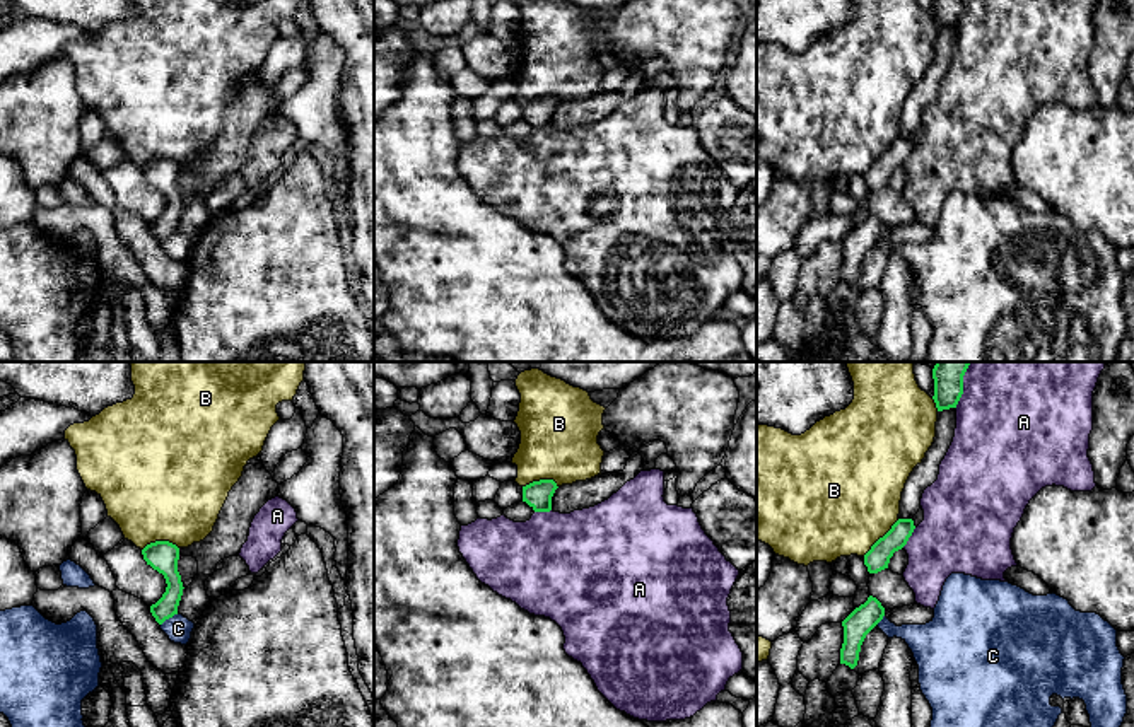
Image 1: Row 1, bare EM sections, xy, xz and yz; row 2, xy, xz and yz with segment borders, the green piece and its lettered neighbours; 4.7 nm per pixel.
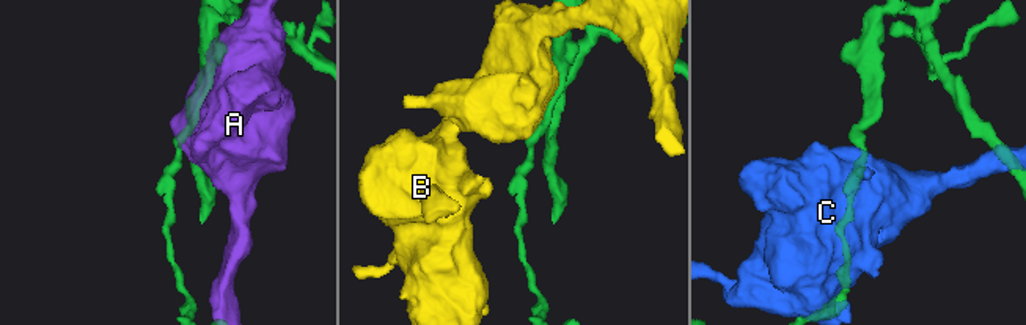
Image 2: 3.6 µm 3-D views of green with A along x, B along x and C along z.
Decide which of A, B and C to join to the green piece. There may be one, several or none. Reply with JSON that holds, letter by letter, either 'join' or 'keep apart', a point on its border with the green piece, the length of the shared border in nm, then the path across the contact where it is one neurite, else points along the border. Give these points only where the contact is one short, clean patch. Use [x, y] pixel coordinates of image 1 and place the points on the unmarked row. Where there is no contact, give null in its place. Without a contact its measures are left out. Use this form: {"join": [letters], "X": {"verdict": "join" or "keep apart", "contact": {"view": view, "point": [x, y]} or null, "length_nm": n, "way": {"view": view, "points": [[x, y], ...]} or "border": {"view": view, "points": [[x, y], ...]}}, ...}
{"join": [], "A": {"verdict": "keep apart", "contact": {"view": "yz", "point": [960, 14]}, "length_nm": 130}, "B": {"verdict": "keep apart", "contact": {"view": "yz", "point": [880, 156]}, "length_nm": 240}, "C": {"verdict": "keep apart", "contact": {"view": "xy", "point": [168, 236]}, "length_nm": 100, "border": {"view": "xy", "points": [[176, 231], [161, 243]]}}}

